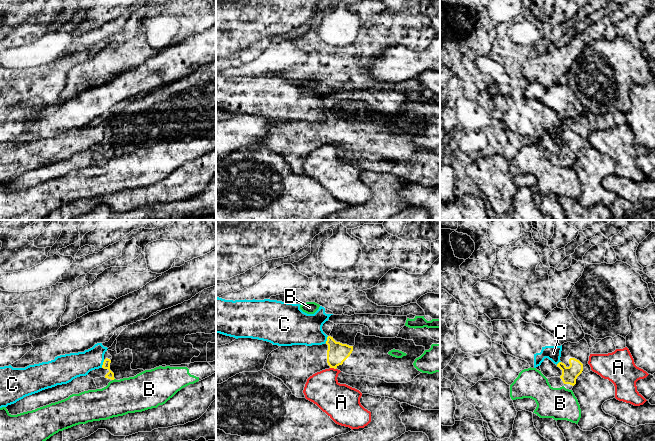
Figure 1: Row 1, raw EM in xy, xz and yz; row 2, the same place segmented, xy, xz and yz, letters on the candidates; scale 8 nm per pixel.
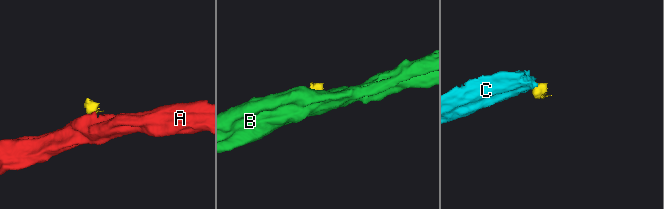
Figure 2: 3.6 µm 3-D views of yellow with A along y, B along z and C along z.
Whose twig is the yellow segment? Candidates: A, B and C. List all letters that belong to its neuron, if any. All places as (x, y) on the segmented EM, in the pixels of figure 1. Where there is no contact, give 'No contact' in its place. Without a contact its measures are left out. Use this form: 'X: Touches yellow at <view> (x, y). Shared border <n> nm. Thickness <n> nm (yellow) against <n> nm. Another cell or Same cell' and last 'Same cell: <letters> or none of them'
A: Touches yellow at xz (333, 367). Shared border 50 nm. Thickness 170 nm (yellow) against 280 nm. Another cell
B: Touches yellow at xy (113, 379). Shared border 30 nm. Thickness 60 nm (yellow) against 280 nm. Another cell
C: Touches yellow at xy (103, 364). Shared border 70 nm. Thickness 60 nm (yellow) against 200 nm. Another cell
Same cell: none of them

